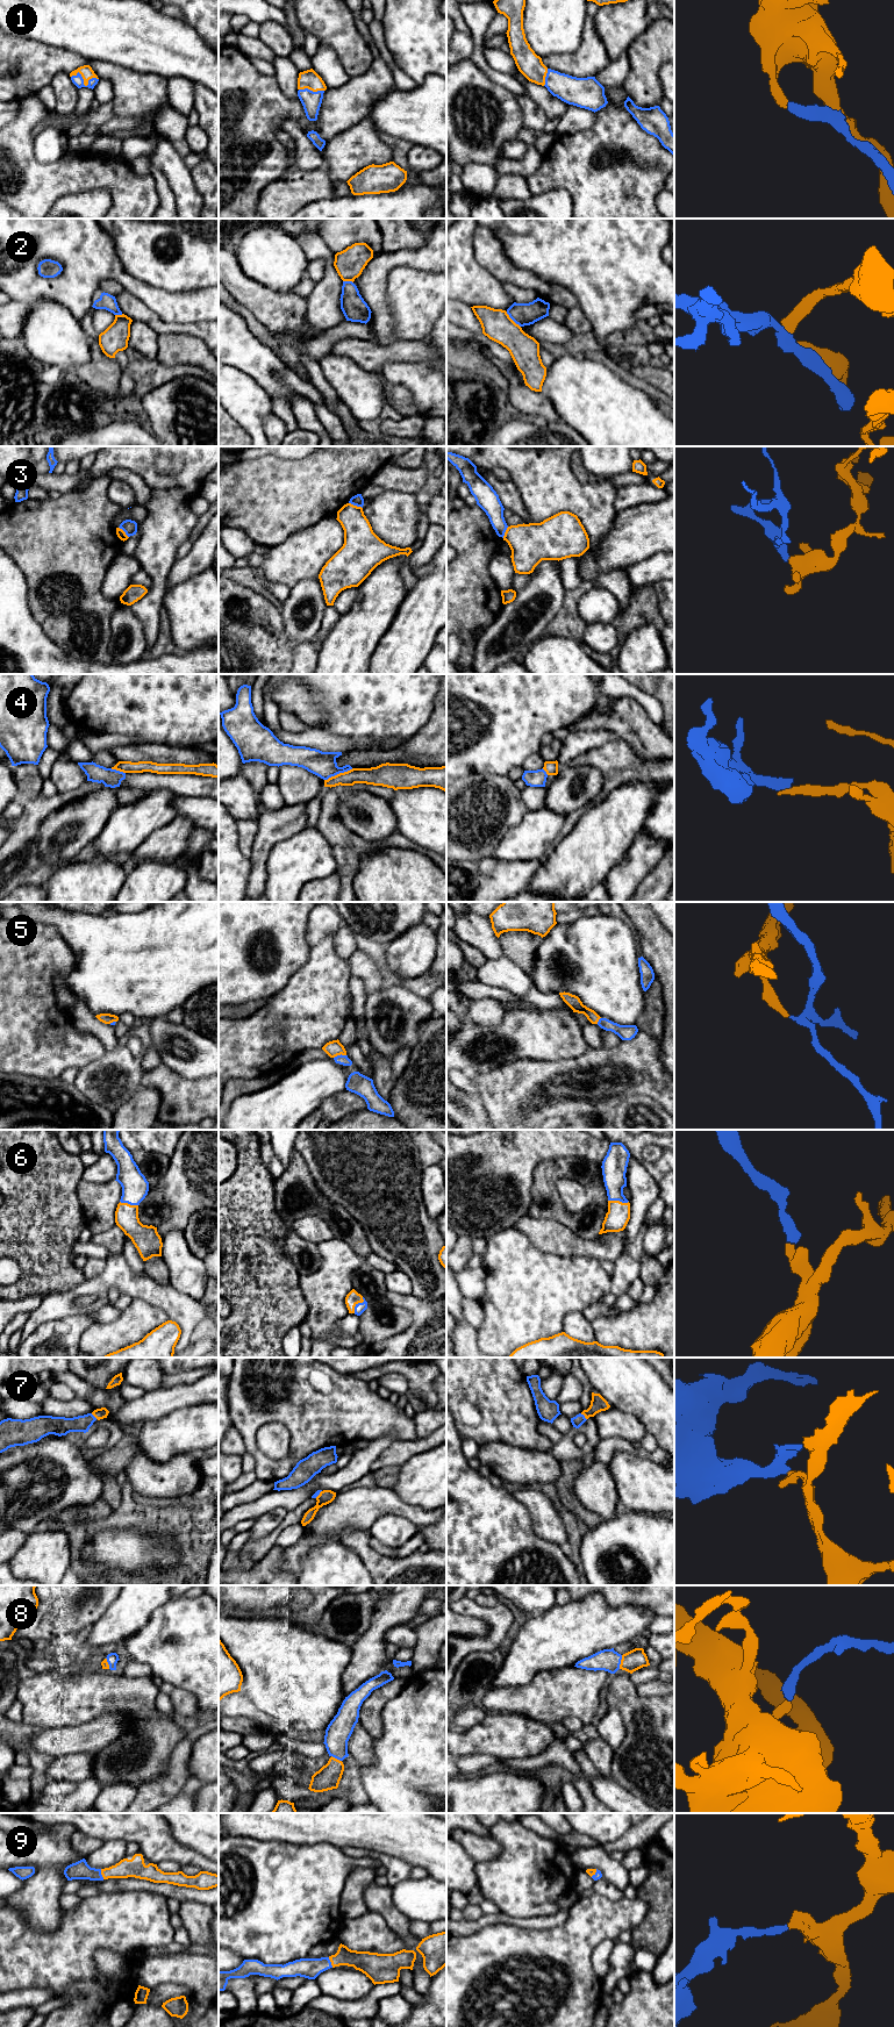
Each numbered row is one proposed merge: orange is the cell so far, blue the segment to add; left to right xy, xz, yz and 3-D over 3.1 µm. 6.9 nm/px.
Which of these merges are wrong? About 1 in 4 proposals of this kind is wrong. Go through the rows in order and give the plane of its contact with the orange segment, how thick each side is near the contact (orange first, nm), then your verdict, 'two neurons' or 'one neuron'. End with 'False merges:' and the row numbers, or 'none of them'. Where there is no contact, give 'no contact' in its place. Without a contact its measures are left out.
1: meets orange in xy; 90 nm thick on the orange side, 70 nm on the other; one neuron
2: meets orange in yz; 200 nm thick on the orange side, 160 nm on the other; one neuron
3: meets orange in xz; 220 nm thick on the orange side, 80 nm on the other; two neurons
4: meets orange in xz; 130 nm thick on the orange side, 180 nm on the other; two neurons
5: meets orange in xz; 110 nm thick on the orange side, 70 nm on the other; one neuron
6: meets orange in xz; 90 nm thick on the orange side, 70 nm on the other; one neuron
7: meets orange in yz; 110 nm thick on the orange side, 80 nm on the other; one neuron
8: meets orange in yz; 140 nm thick on the orange side, 160 nm on the other; one neuron
9: meets orange in xy; 130 nm thick on the orange side, 130 nm on the other; one neuron
False merges: 3, 4

